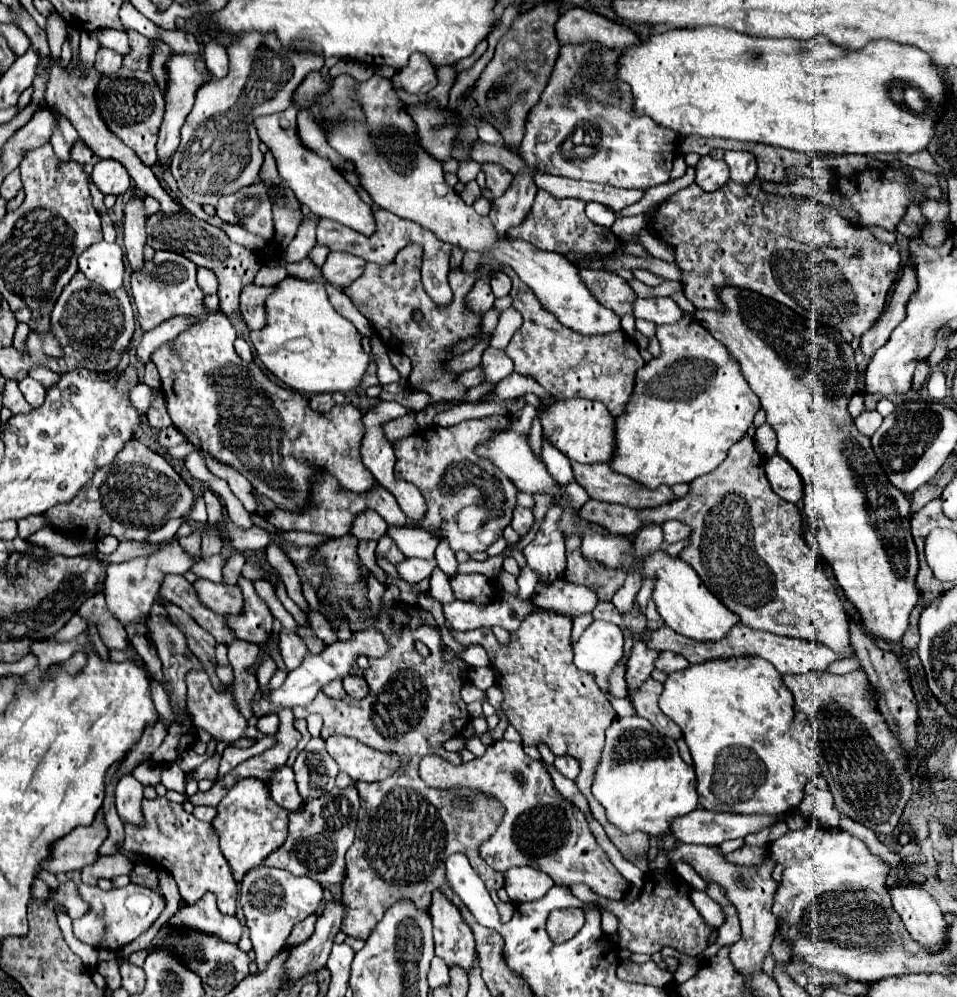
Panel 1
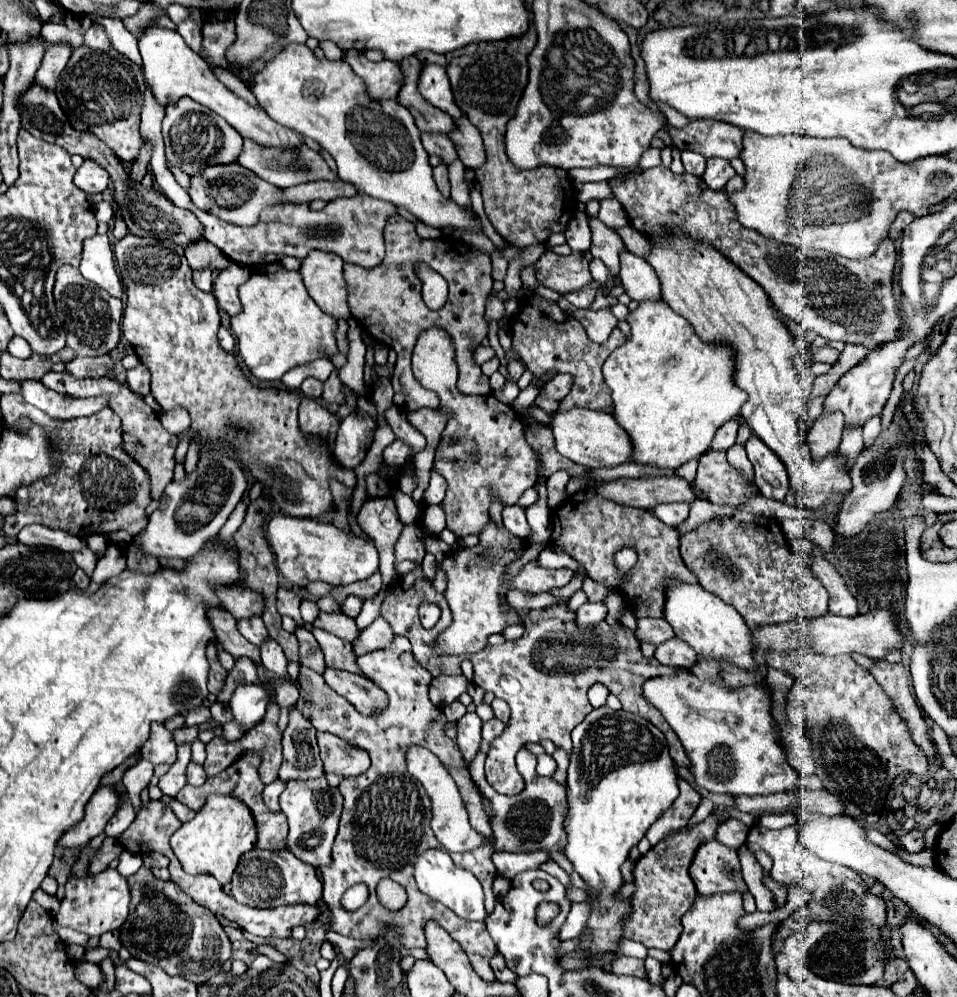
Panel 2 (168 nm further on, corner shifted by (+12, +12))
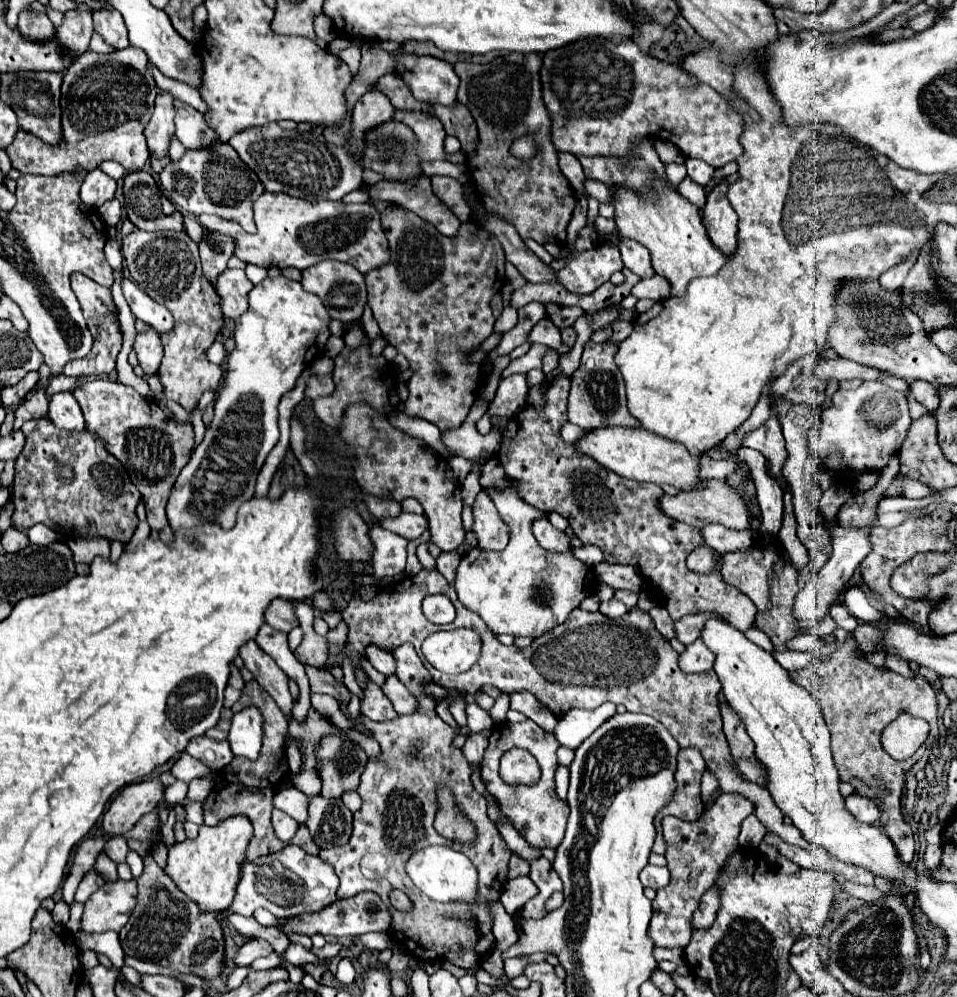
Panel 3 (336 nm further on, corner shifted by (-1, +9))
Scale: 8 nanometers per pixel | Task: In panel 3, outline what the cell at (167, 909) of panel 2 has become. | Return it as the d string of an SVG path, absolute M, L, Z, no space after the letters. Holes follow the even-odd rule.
M153 857L145 859L145 871L137 879L137 889L137 905L129 923L119 931L125 955L147 963L179 967L185 973L193 973L209 981L219 977L223 969L223 933L215 919L217 913L201 913L199 907L175 887Z

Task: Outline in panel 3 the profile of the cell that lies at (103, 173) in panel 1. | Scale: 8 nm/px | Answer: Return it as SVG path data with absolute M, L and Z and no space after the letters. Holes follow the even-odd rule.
M93 169L85 175L85 181L81 185L81 201L89 207L101 207L105 201L113 199L115 195L115 187L117 183L107 175L103 173L101 169Z

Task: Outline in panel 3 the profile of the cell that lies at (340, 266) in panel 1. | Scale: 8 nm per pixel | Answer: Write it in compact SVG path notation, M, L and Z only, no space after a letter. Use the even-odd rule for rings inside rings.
M321 261L321 263L301 271L301 275L303 275L301 287L307 293L313 293L321 299L321 303L325 305L331 319L339 319L343 323L349 323L349 321L355 321L363 315L363 307L367 303L367 289L365 289L363 275L355 267L341 263L341 261Z

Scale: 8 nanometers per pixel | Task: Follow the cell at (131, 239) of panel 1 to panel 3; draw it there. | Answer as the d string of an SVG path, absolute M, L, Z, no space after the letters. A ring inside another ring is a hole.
M161 91L155 99L155 111L149 119L149 125L145 129L147 145L155 155L163 155L169 151L171 135L175 133L175 109L173 109L173 95L167 91Z

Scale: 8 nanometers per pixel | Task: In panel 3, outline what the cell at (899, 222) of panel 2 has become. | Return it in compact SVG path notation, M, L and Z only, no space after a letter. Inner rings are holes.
M913 251L913 253L909 255L909 259L905 259L901 265L893 267L893 271L885 273L883 277L879 277L879 283L881 283L883 291L897 291L897 289L903 285L903 281L905 281L905 277L907 277L909 269L913 267L917 255L919 255L919 251Z

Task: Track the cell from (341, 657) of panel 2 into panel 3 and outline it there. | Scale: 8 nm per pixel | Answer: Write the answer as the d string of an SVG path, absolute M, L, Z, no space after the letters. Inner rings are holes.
M387 677L385 685L383 685L383 693L389 697L389 701L393 703L395 711L399 715L411 715L413 711L417 711L417 697L413 693L407 691L407 687L397 681L395 677Z

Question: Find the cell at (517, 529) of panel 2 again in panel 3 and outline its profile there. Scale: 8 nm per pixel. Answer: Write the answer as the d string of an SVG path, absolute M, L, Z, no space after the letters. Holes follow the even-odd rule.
M539 519L533 523L533 535L539 541L539 545L551 553L567 553L571 551L571 539L555 529L547 519Z

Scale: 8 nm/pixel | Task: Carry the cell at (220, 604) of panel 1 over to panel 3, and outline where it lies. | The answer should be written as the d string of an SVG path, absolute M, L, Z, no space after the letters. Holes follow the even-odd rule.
M281 599L271 603L271 607L265 613L265 619L267 619L267 623L271 627L275 627L275 629L279 629L283 633L289 633L293 627L299 625L299 621L295 617L295 611L293 611L293 603L281 601Z

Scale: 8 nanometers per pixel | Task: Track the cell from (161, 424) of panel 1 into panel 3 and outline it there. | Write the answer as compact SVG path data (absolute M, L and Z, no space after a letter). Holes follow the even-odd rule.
M147 329L143 333L137 333L133 341L133 351L137 353L137 361L143 367L145 375L147 377L155 375L163 359L163 347L161 347L161 339L157 331Z

